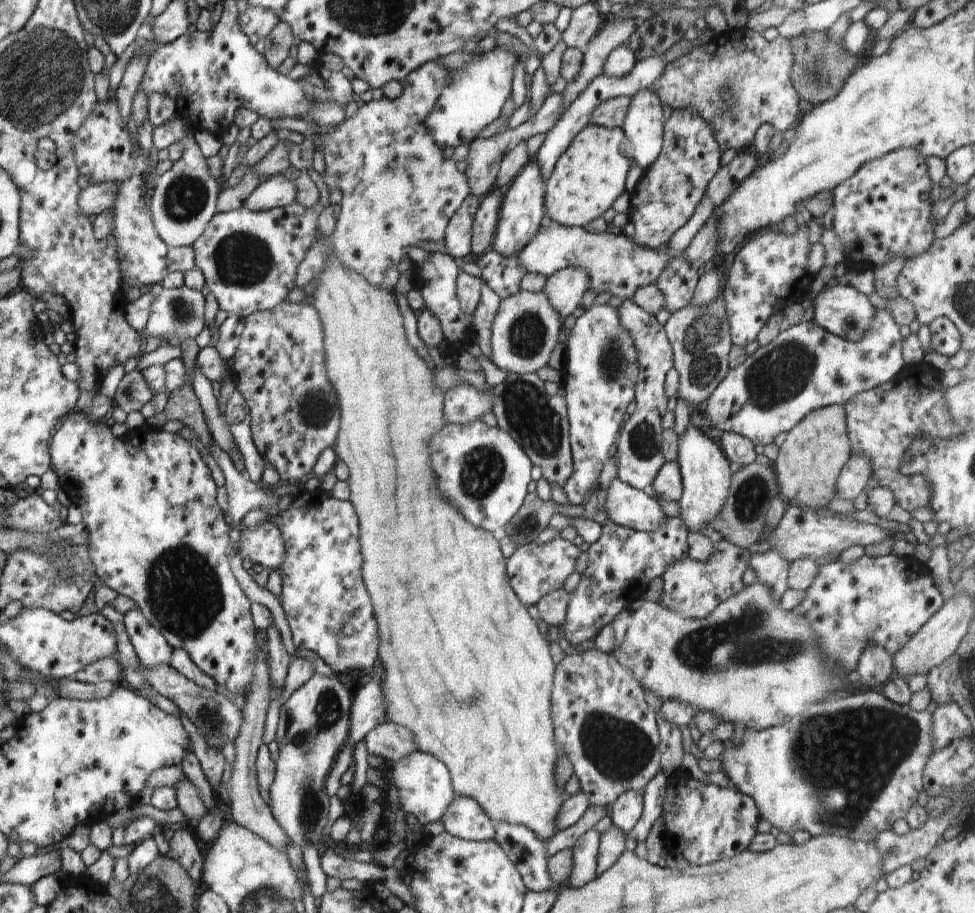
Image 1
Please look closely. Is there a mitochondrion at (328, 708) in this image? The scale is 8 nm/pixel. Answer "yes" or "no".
yes

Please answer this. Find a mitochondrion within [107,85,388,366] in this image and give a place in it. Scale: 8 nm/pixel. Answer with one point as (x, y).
(243, 259)

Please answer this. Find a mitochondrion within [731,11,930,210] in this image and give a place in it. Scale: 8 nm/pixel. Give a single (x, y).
(815, 77)

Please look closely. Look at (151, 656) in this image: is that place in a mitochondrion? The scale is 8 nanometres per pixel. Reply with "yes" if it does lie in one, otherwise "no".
no

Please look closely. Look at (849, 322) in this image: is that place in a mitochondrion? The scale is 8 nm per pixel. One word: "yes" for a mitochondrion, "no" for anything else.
yes

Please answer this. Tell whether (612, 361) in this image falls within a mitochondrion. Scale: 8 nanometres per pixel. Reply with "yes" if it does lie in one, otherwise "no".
yes

